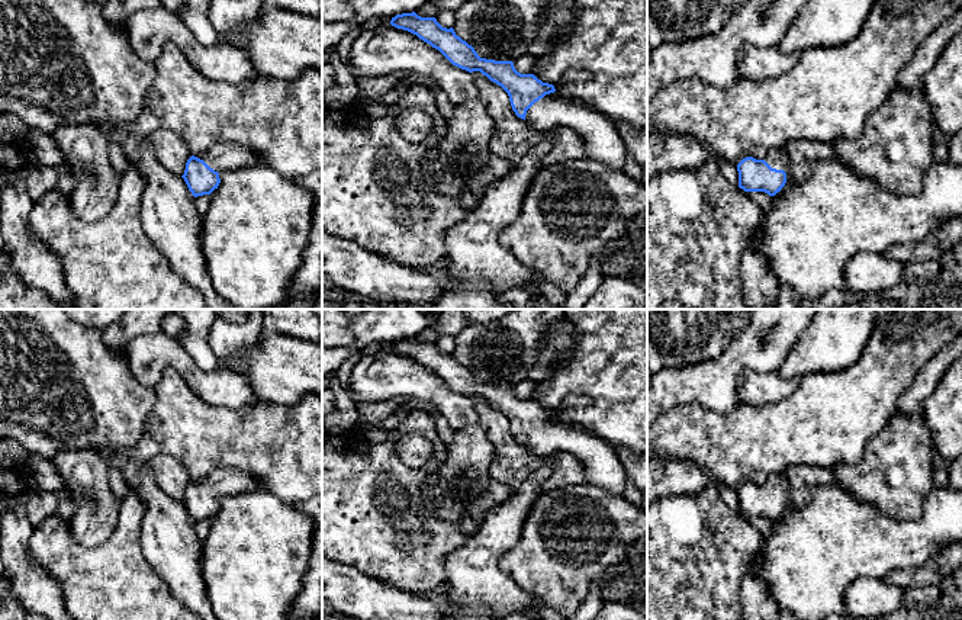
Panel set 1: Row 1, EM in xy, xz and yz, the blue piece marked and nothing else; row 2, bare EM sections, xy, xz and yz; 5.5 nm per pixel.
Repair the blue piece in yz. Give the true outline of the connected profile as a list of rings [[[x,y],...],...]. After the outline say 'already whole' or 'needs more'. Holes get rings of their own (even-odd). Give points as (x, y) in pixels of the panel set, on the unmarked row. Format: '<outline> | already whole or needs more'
[[[784,472],[770,473],[765,485],[746,482],[737,489],[739,513],[775,521],[786,508],[789,482]]] | needs more

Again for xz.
[[[415,337],[402,338],[392,343],[390,350],[416,360],[453,391],[469,398],[480,396],[501,411],[508,418],[515,440],[534,454],[572,454],[583,465],[589,485],[624,495],[628,475],[615,447],[601,437],[559,423],[553,409],[543,408],[534,399],[518,398],[512,386],[480,383],[453,353],[443,353],[435,343],[421,343]]] | needs more

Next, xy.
[[[215,469],[202,482],[192,481],[181,501],[194,523],[210,520],[218,514],[221,497],[258,491],[258,481],[238,469]]] | needs more

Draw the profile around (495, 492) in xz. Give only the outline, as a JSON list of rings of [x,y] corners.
[[[489,478],[486,486],[470,505],[469,515],[479,524],[490,508],[505,502],[512,494],[514,489],[511,486]]]

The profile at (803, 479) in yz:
[[[797,465],[788,468],[784,473],[789,482],[786,511],[805,508],[814,488],[834,482],[833,470],[820,466]]]

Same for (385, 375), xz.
[[[392,350],[361,357],[347,389],[354,404],[416,398],[434,404],[454,430],[479,421],[472,398],[453,391],[438,375],[416,360]]]

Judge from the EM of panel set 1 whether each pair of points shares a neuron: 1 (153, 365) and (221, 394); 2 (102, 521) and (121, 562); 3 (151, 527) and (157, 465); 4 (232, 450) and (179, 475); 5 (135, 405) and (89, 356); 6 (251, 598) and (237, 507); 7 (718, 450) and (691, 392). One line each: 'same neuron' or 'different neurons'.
1: same neuron
2: different neurons
3: different neurons
4: different neurons
5: same neuron
6: same neuron
7: different neurons

